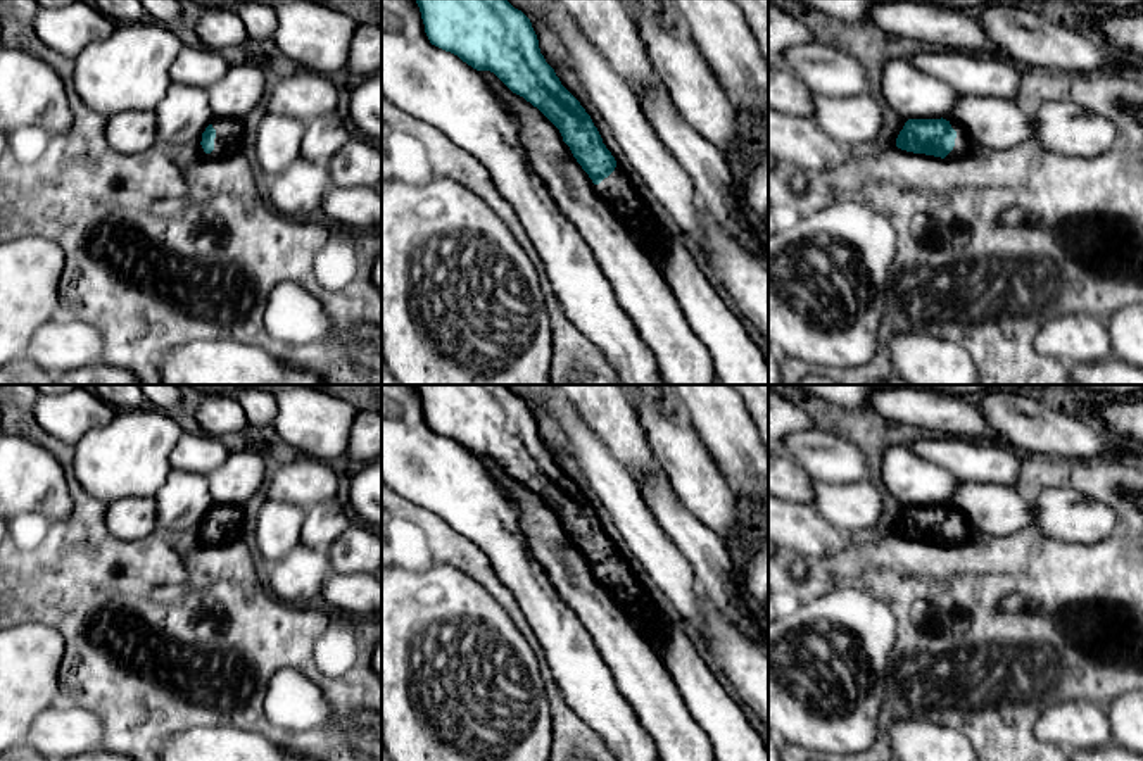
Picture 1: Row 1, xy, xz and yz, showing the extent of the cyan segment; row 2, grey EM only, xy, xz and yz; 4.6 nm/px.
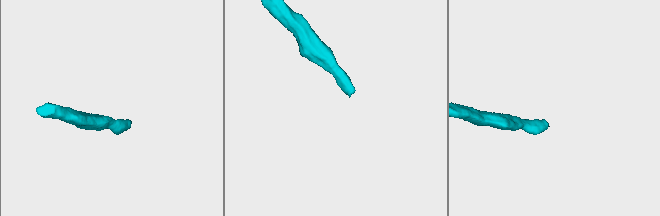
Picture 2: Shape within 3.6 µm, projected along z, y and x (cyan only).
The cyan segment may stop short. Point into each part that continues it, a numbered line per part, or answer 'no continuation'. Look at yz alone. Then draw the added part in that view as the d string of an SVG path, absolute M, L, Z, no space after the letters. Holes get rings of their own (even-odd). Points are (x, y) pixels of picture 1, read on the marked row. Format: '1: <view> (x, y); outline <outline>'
1: yz (964, 144); outline M950 123L957 131L955 147L944 159L963 159L977 145L969 133L955 123Z

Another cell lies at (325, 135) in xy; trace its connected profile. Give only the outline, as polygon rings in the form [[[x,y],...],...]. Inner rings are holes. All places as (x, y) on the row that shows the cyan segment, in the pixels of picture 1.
[[[335,112],[314,117],[306,123],[300,157],[318,166],[328,166],[332,157],[340,152],[350,138],[349,129]]]

